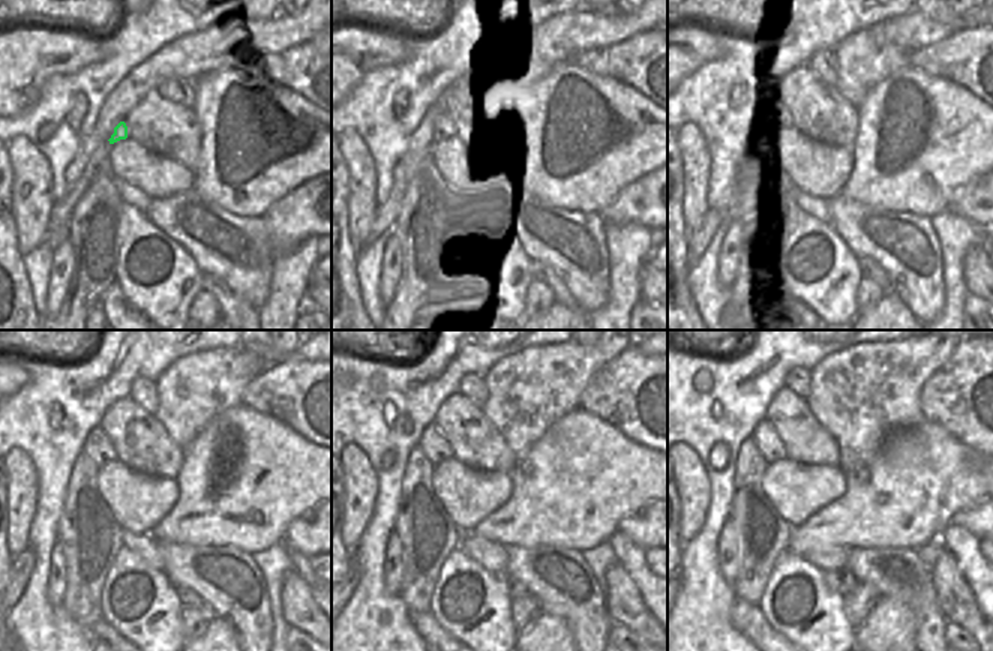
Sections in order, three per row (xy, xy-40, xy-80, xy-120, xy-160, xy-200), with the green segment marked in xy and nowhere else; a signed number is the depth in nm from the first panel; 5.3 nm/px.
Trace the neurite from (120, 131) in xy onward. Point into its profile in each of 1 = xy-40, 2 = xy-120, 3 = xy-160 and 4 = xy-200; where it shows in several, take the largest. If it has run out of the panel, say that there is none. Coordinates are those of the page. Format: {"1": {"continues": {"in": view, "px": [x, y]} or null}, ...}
{"1": {"continues": {"in": "xy-40", "px": [446, 126]}}, "2": {"continues": {"in": "xy-120", "px": [98, 446]}}, "3": {"continues": {"in": "xy-160", "px": [434, 446]}}, "4": {"continues": {"in": "xy-200", "px": [767, 441]}}}

